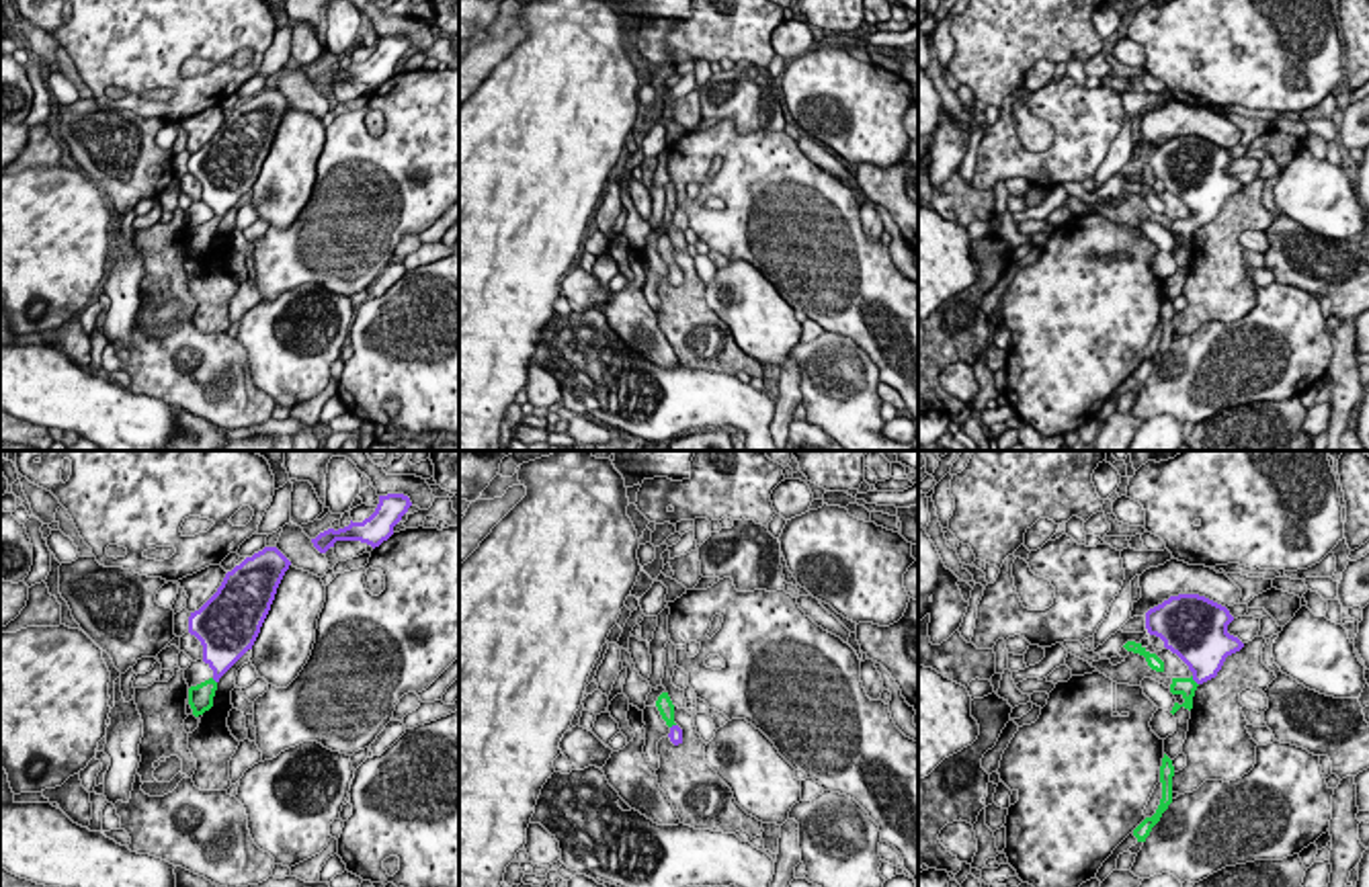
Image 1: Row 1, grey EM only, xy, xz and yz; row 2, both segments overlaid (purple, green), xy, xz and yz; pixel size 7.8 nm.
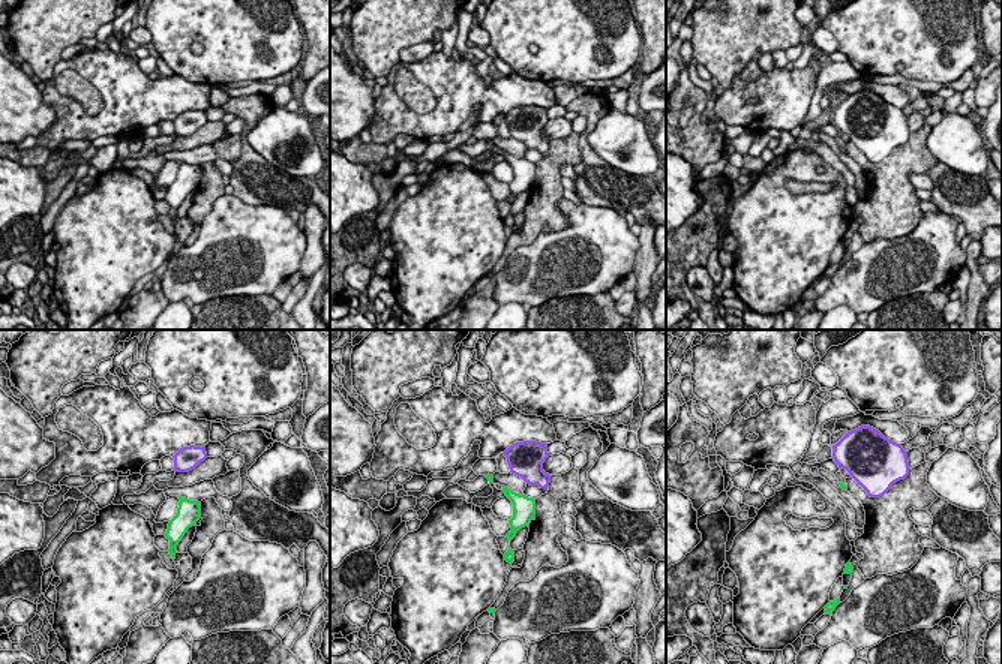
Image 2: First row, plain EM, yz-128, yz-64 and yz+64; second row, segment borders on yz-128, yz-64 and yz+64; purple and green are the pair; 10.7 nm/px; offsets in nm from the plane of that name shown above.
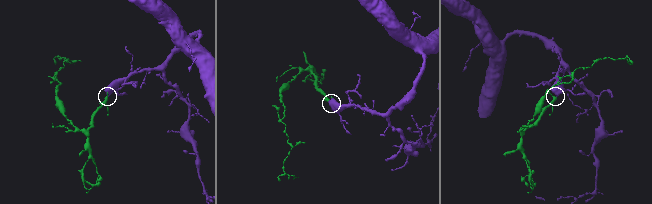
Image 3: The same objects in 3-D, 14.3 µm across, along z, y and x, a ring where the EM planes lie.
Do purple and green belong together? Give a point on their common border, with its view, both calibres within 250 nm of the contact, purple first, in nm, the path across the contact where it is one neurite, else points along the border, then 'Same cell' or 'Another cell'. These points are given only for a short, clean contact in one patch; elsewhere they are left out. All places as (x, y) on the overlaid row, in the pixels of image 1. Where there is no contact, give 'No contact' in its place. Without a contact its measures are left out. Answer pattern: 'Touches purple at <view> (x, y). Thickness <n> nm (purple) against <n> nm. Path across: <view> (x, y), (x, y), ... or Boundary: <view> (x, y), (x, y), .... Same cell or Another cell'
Touches purple at yz (1193, 679). Thickness 360 nm (purple) against 140 nm. Path across: yz (1201, 648), (1201, 670), (1193, 679), (1185, 687). Same cell

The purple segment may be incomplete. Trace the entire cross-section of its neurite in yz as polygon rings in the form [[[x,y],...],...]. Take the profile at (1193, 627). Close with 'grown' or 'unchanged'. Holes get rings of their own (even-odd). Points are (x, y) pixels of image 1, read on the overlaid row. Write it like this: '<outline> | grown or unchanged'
[[[1199,594],[1170,596],[1146,613],[1148,633],[1160,637],[1193,672],[1191,678],[1172,678],[1170,692],[1185,699],[1183,705],[1174,703],[1172,715],[1180,707],[1191,711],[1197,686],[1215,678],[1226,658],[1244,647],[1228,633],[1232,621],[1226,606]]] | grown

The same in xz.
[[[662,692],[658,696],[656,707],[658,707],[662,719],[666,721],[666,725],[670,727],[670,733],[668,733],[670,742],[674,746],[682,744],[682,729],[674,723],[674,705],[672,705],[668,692]]] | grown

